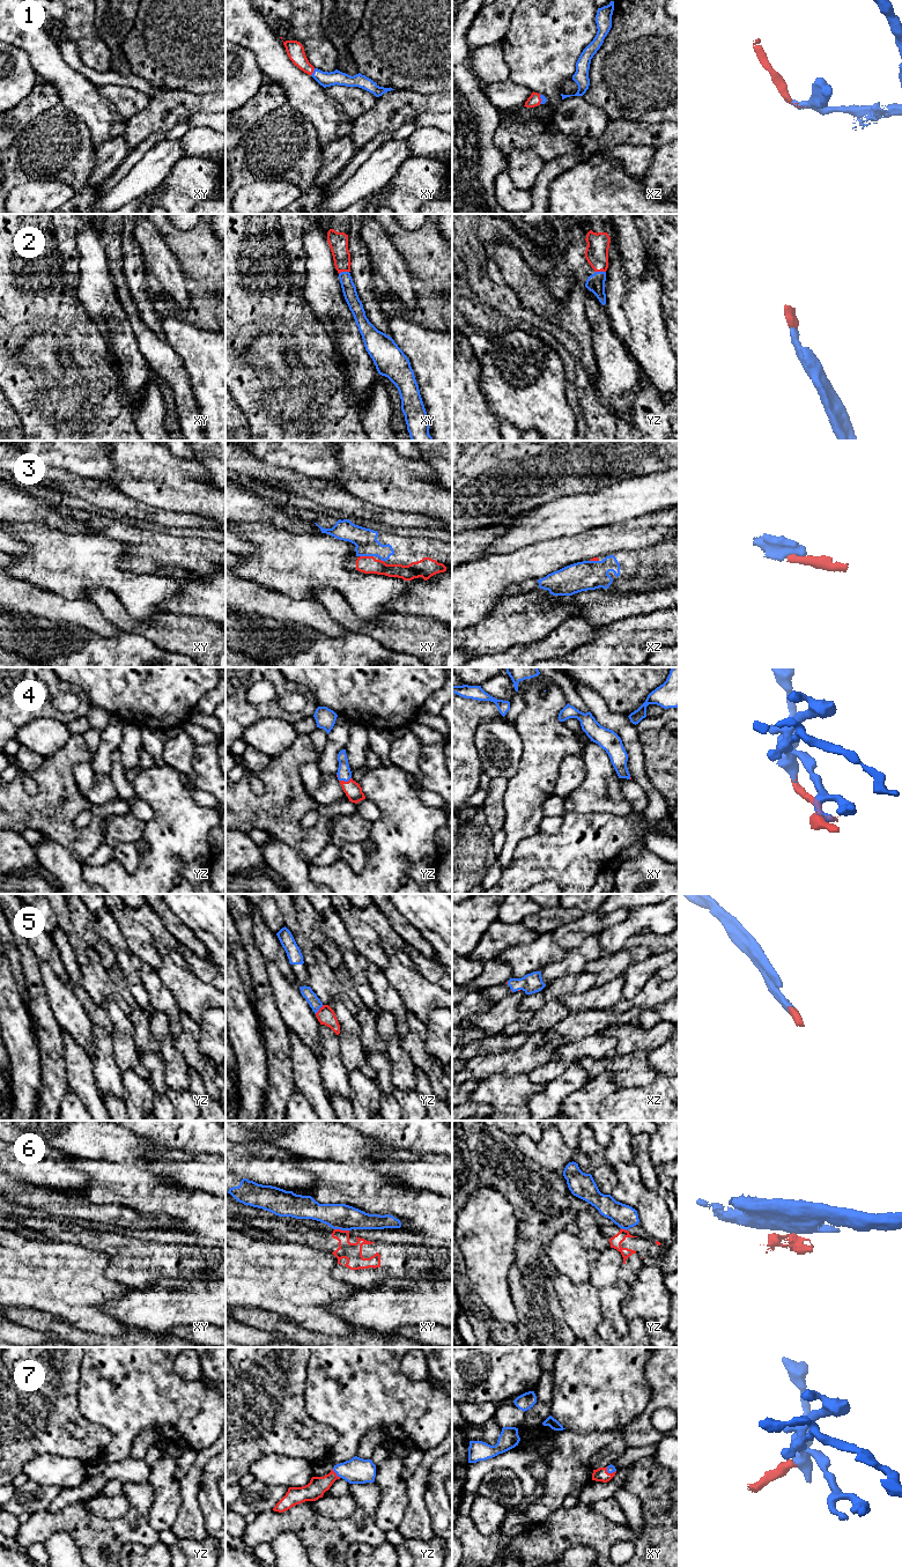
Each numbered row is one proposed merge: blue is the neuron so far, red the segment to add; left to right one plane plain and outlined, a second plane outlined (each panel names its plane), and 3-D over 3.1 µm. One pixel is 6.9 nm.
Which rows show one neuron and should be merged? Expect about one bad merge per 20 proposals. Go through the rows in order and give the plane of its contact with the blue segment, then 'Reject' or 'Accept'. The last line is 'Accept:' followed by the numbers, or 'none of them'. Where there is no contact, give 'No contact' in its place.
1: Touches blue in xy. Accept
2: Touches blue in yz. Accept
3: Touches blue in xy. Accept
4: Touches blue in yz. Accept
5: Touches blue in yz. Accept
6: Touches blue in xy. Reject
7: Touches blue in yz. Accept
Accept: 1, 2, 3, 4, 5, 7

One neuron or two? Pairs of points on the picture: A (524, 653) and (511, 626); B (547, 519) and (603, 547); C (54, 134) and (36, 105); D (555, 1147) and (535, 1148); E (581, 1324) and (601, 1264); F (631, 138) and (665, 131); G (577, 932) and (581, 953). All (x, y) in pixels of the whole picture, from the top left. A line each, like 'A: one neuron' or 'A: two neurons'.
A: two neurons
B: two neurons
C: two neurons
D: one neuron
E: two neurons
F: one neuron
G: two neurons

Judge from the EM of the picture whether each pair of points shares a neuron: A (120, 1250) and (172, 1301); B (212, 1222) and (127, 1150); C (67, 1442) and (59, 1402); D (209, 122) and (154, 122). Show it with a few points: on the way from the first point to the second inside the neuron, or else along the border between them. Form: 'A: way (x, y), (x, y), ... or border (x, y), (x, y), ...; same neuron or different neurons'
A: border (182, 1278), (160, 1278), (152, 1285); different neurons
B: border (120, 1162), (147, 1170); different neurons
C: way (58, 1432), (58, 1412); same neuron
D: border (212, 112), (194, 113), (168, 131); different neurons

